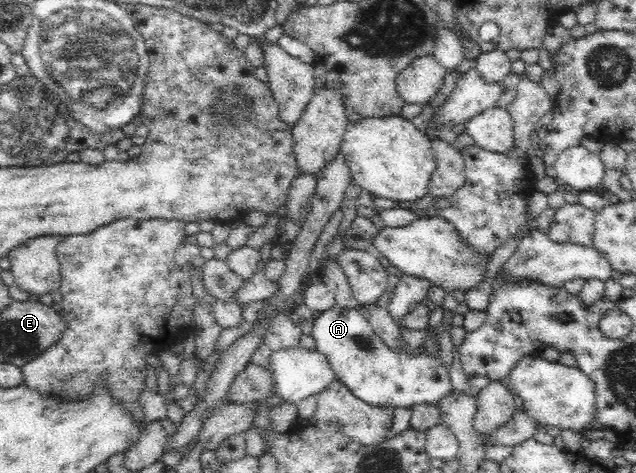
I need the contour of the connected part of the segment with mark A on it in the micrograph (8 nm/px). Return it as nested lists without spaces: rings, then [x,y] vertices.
[[[334,304],[332,309],[327,309],[320,313],[320,316],[313,321],[311,336],[314,338],[315,347],[322,352],[328,362],[332,364],[334,379],[346,385],[346,388],[358,397],[358,399],[372,406],[394,406],[403,408],[414,406],[415,404],[436,405],[444,397],[452,393],[452,384],[448,370],[444,366],[444,361],[440,354],[430,356],[430,354],[417,354],[415,356],[407,353],[396,353],[392,351],[375,333],[362,316],[360,311],[348,309]]]

